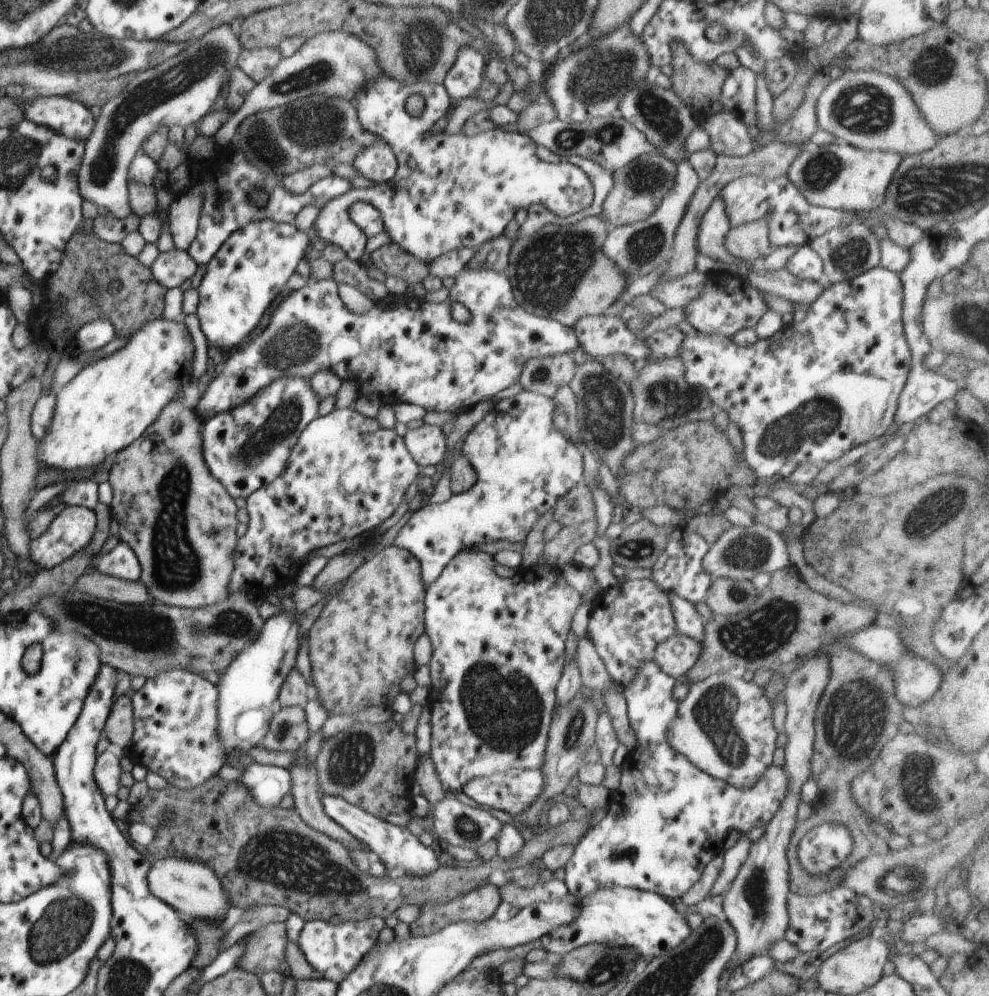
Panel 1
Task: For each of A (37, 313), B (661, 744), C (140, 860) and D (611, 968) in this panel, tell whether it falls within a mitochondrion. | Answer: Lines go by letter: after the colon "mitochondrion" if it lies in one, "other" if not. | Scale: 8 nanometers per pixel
A: other
B: other
C: other
D: mitochondrion

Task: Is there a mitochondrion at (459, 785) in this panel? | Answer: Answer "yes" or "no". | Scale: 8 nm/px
no

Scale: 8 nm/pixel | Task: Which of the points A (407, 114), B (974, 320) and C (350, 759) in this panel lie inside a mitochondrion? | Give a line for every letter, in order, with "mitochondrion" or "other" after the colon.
A: other
B: mitochondrion
C: mitochondrion

